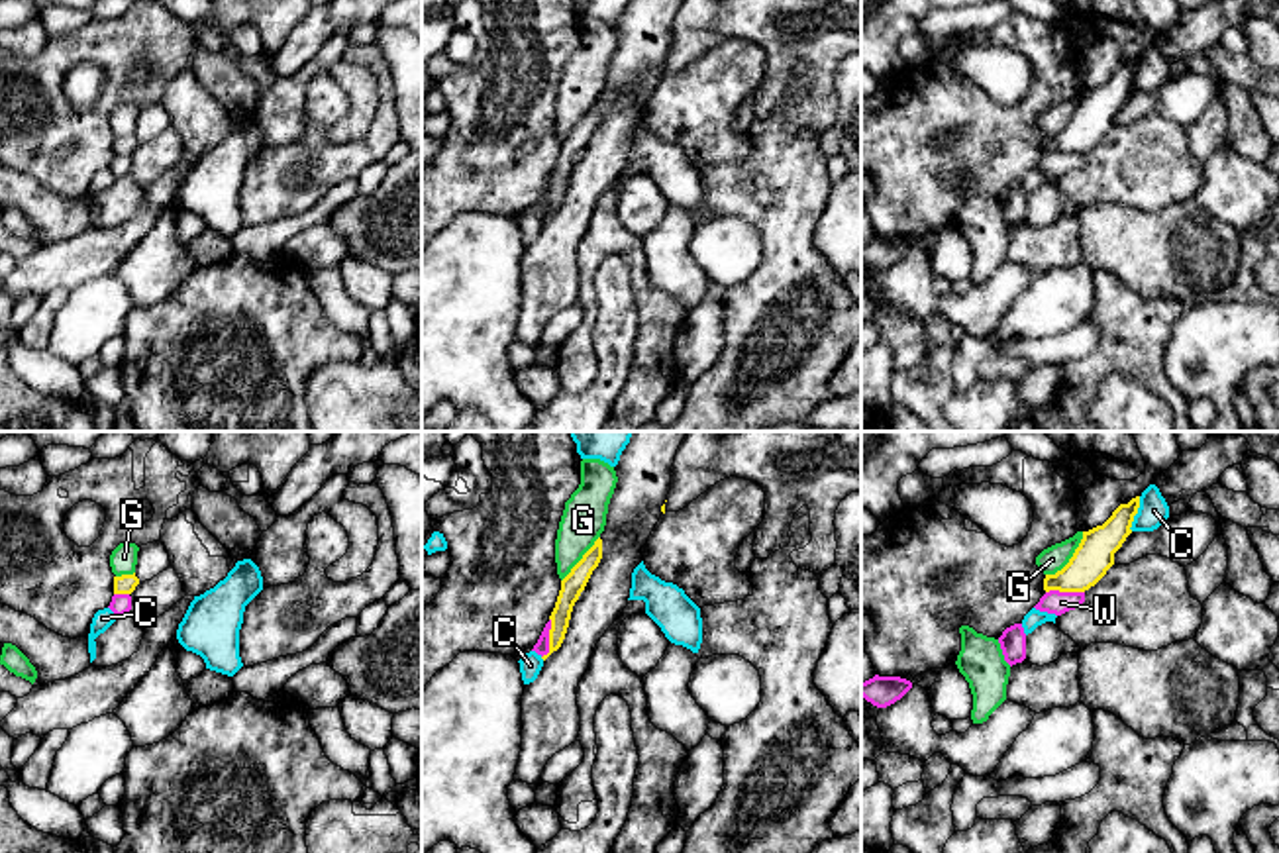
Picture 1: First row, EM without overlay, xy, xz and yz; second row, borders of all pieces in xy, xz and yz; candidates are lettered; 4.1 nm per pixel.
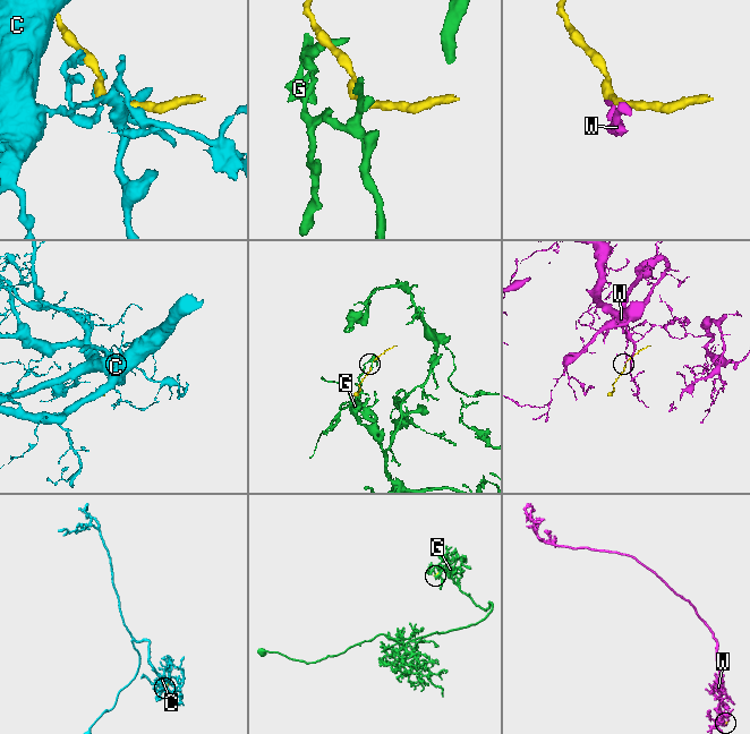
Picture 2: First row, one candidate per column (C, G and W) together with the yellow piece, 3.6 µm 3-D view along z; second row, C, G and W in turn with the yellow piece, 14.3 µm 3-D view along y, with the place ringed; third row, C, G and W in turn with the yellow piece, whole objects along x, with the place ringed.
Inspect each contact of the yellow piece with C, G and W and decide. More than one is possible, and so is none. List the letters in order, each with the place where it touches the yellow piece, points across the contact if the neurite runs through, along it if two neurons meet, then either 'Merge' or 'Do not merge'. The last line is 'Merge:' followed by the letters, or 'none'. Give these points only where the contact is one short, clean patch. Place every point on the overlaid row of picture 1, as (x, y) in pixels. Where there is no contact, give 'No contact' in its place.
C: Touches yellow at yz (1136, 512). Do not merge
G: Touches yellow at yz (1072, 557). Do not merge
W: Touches yellow at xz (550, 638). Boundary: xz (550, 618), (550, 650), (542, 657). Do not merge
Merge: none

